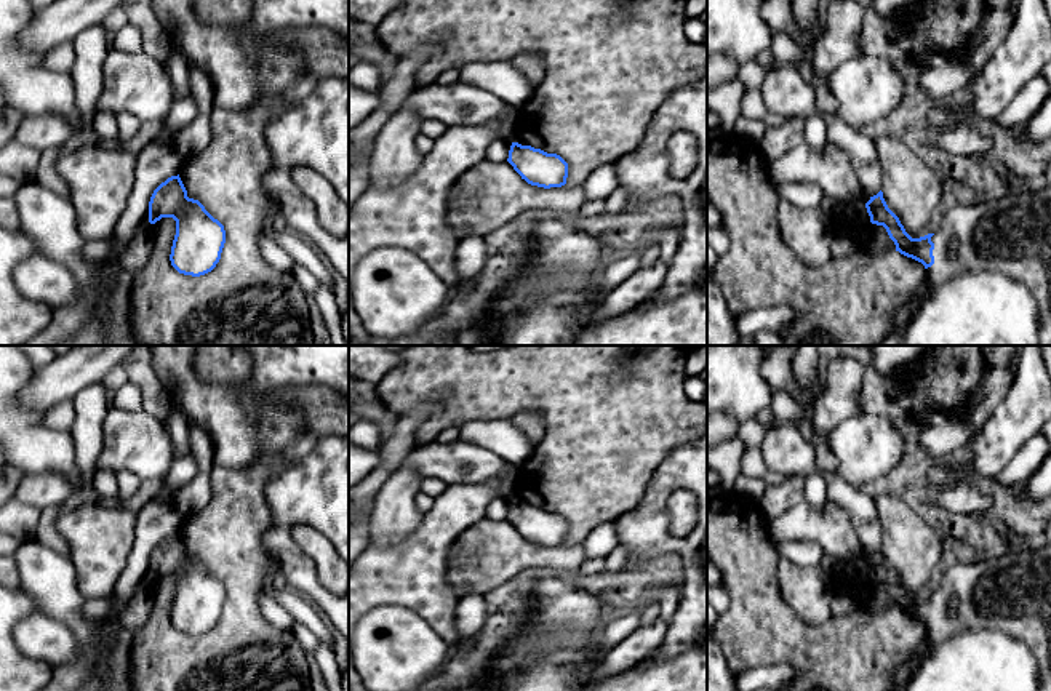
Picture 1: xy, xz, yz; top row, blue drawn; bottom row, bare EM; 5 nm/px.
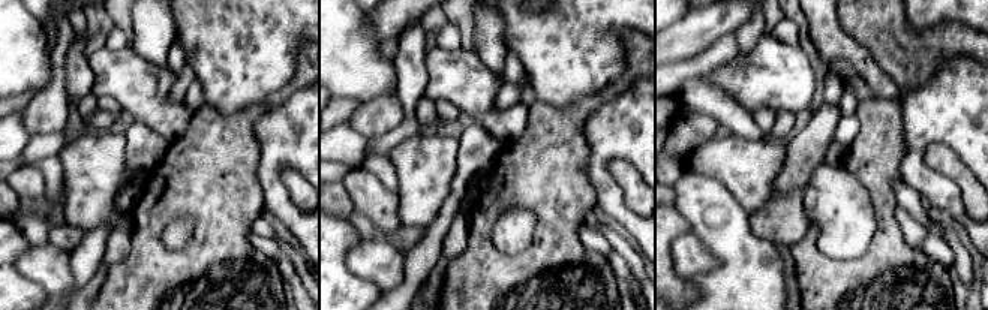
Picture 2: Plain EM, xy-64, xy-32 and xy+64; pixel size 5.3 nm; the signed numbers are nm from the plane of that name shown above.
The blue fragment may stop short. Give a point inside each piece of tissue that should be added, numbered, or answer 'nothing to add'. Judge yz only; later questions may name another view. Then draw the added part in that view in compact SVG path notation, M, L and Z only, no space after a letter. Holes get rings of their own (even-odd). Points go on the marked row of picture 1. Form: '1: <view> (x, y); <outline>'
1: yz (1011, 235); M1051 184L979 205L957 205L944 211L931 242L934 264L926 269L928 290L921 301L963 274L1000 272L1032 293L1040 312L1040 346L1051 346Z

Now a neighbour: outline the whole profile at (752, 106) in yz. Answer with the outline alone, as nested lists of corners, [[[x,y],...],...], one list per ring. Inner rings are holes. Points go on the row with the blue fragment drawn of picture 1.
[[[747,88],[741,101],[741,115],[750,120],[761,120],[768,126],[779,126],[785,122],[784,117],[771,115],[761,99],[760,88]]]

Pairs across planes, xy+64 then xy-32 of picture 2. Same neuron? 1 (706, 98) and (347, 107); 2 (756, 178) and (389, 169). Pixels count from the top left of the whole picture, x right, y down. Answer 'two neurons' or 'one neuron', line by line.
1: two neurons
2: two neurons

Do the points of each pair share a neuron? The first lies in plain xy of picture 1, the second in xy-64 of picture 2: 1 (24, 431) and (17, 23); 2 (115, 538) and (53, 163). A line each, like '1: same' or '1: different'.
1: same
2: different

